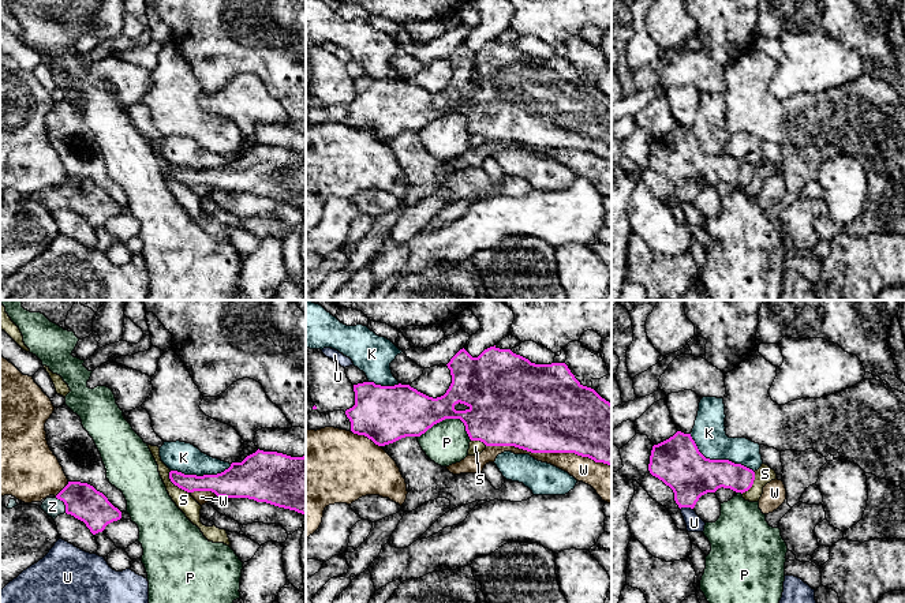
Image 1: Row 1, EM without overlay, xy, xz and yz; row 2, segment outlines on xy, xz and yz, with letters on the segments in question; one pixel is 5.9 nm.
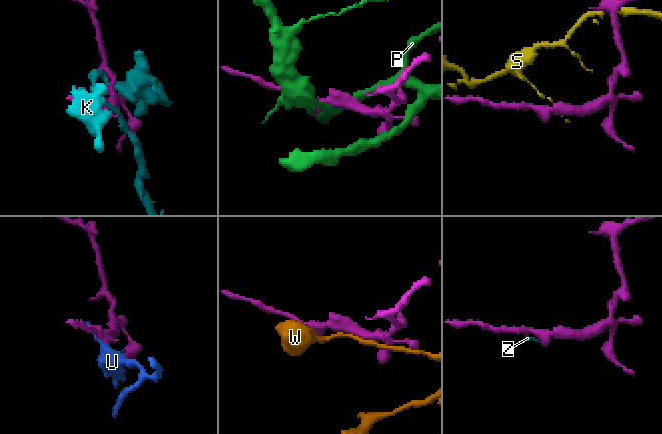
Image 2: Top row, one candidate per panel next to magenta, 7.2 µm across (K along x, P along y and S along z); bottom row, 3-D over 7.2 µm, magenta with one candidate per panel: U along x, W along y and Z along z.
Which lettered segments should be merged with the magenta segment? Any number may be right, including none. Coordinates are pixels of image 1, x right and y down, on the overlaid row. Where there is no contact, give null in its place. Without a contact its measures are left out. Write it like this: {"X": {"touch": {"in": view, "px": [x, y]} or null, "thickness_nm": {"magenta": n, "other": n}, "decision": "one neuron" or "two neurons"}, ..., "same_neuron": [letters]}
{"K": {"touch": {"in": "yz", "px": [718, 460]}, "thickness_nm": {"magenta": 280, "other": 190}, "decision": "two neurons"}, "P": {"touch": {"in": "xz", "px": [448, 418]}, "thickness_nm": {"magenta": 280, "other": 260}, "decision": "two neurons"}, "S": {"touch": {"in": "xy", "px": [175, 484]}, "thickness_nm": {"magenta": 110, "other": 110}, "decision": "two neurons"}, "U": {"touch": {"in": "yz", "px": [685, 506]}, "thickness_nm": {"magenta": 280, "other": 100}, "decision": "two neurons"}, "W": {"touch": {"in": "xz", "px": [549, 452]}, "thickness_nm": {"magenta": 500, "other": 150}, "decision": "two neurons"}, "Z": {"touch": {"in": "xy", "px": [64, 504]}, "thickness_nm": {"magenta": 200, "other": 110}, "decision": "one neuron"}, "same_neuron": ["Z"]}

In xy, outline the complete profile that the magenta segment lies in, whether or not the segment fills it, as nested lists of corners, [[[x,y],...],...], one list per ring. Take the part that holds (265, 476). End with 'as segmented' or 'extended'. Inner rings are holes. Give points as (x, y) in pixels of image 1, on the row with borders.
[[[258,449],[221,473],[197,476],[171,471],[169,479],[187,492],[212,491],[217,497],[248,498],[306,516],[306,456]]]; as segmented

